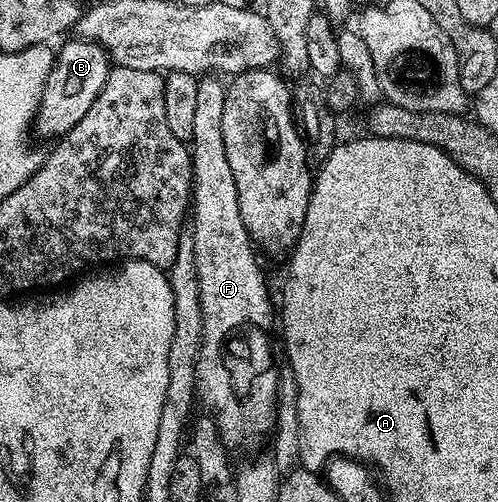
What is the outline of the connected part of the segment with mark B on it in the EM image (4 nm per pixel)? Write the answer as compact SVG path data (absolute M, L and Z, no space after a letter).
M72 39L55 53L55 60L45 89L41 92L41 102L35 114L35 133L41 137L60 139L91 111L91 103L103 91L103 83L107 83L107 75L111 68L108 53L93 41Z

